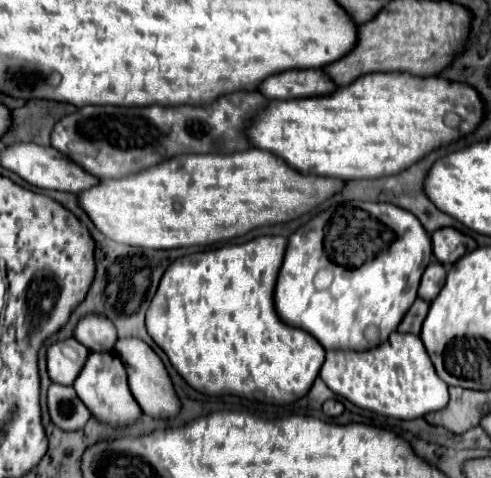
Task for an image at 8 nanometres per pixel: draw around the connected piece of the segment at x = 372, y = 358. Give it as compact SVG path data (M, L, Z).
M394 331L388 341L368 351L328 351L320 377L336 395L350 403L394 419L418 419L448 405L448 385L436 375L418 335Z

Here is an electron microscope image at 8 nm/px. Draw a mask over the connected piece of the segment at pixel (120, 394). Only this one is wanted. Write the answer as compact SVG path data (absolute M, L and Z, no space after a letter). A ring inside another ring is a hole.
M92 351L82 367L82 371L78 373L76 381L74 381L74 391L78 393L78 397L84 401L84 405L90 409L90 413L94 417L98 417L104 423L116 423L116 425L128 425L132 421L136 421L140 417L140 407L136 403L136 399L132 397L128 383L126 383L126 369L124 363L120 361L120 357L116 353L96 353Z

